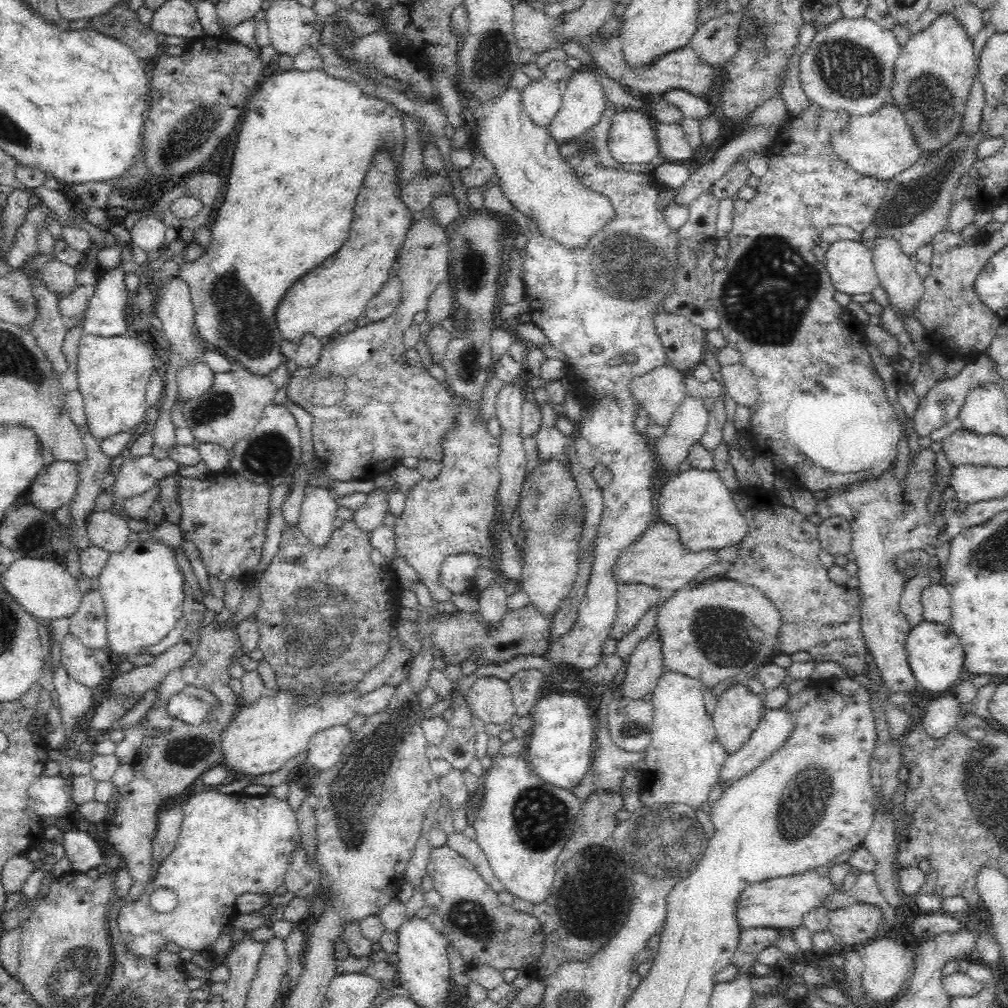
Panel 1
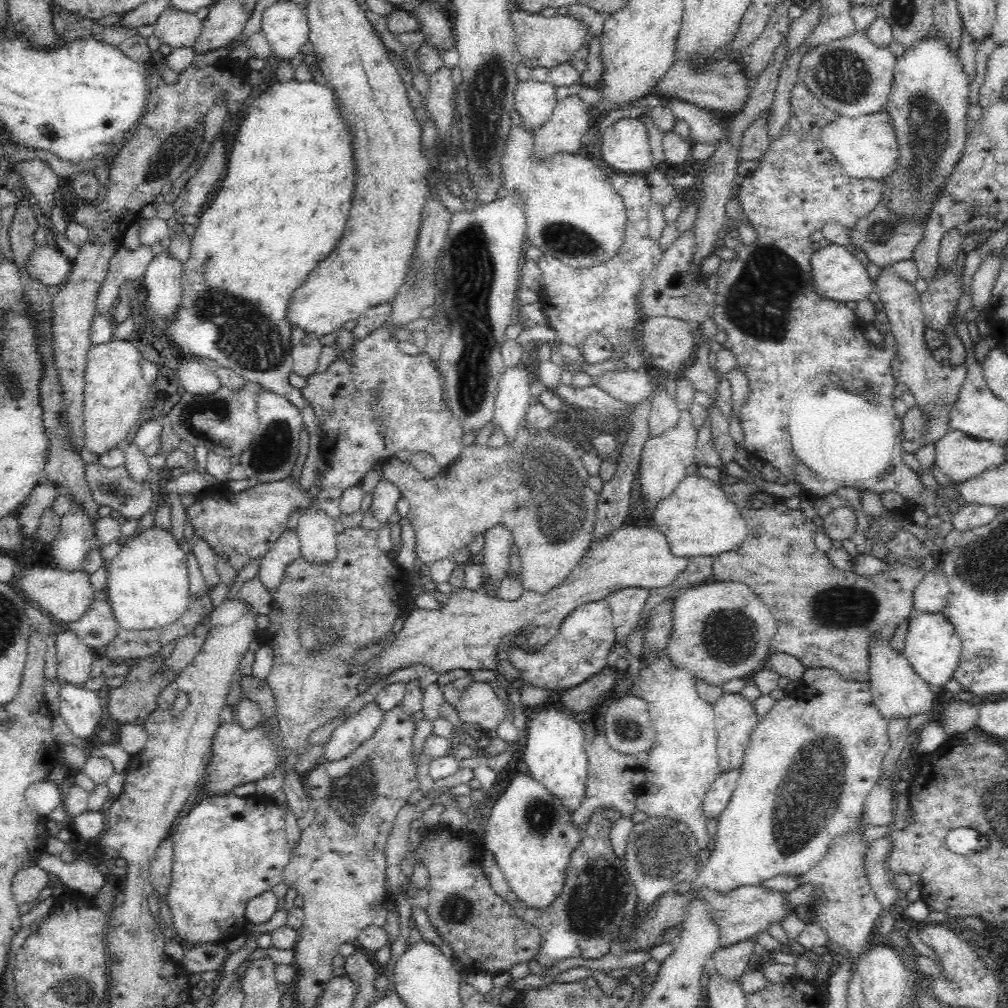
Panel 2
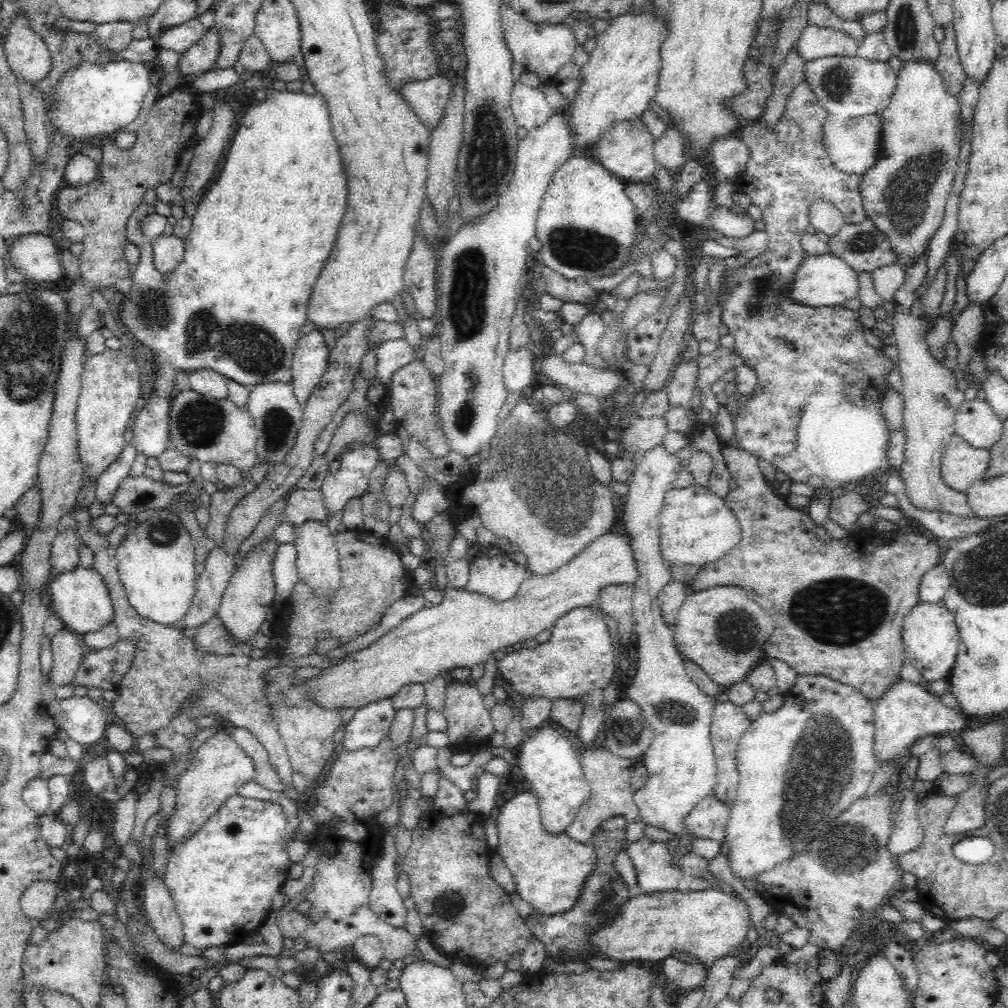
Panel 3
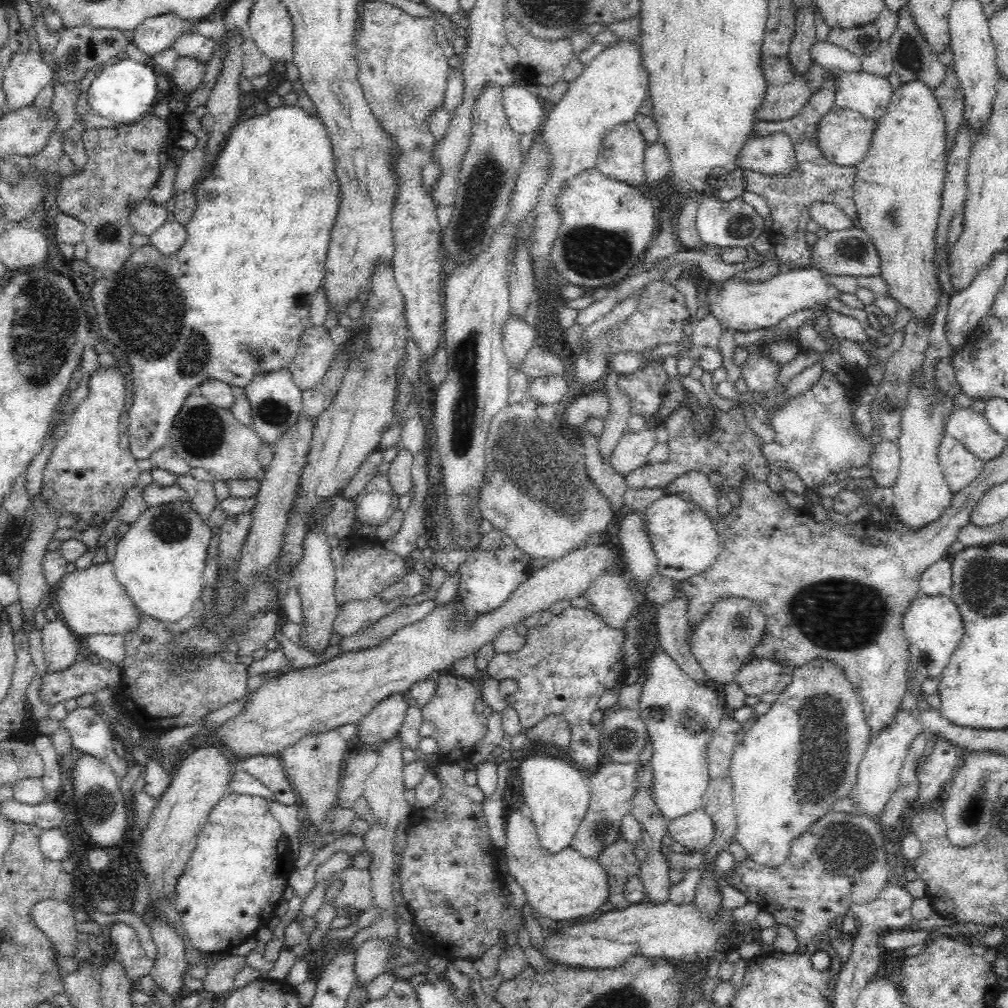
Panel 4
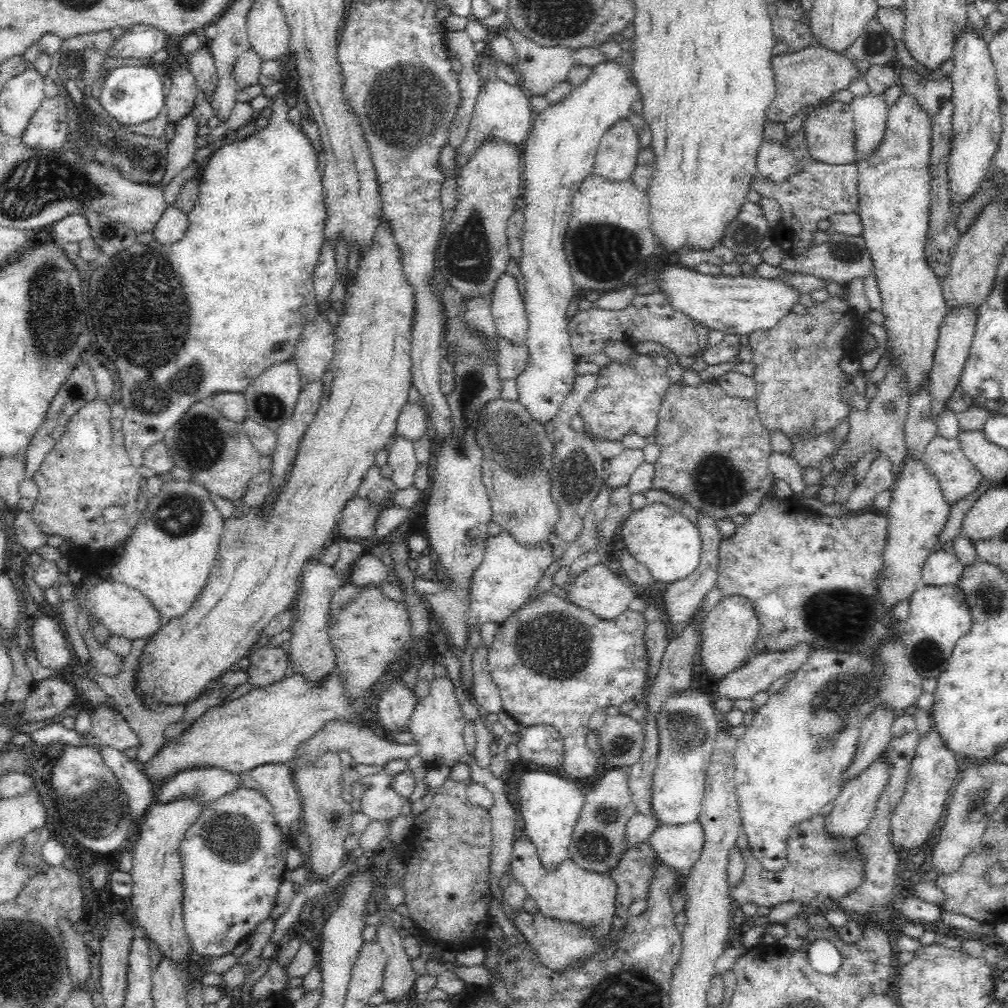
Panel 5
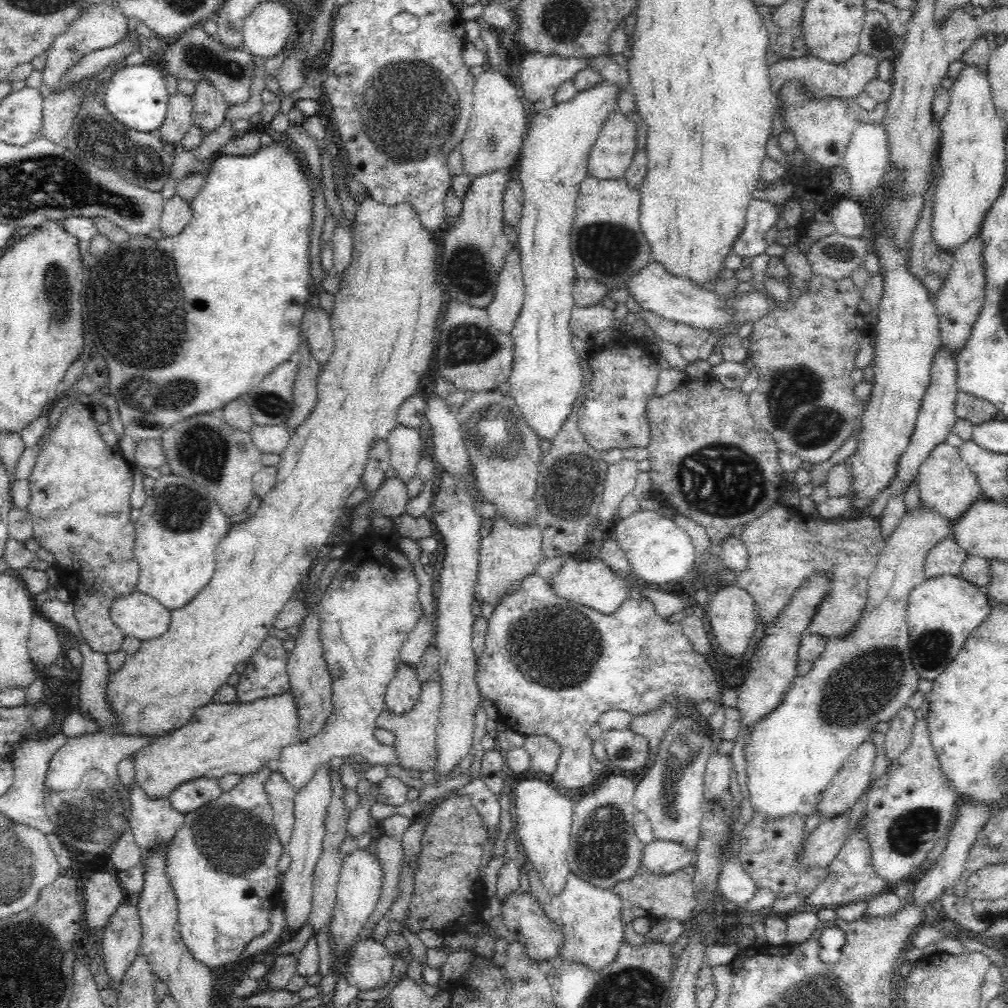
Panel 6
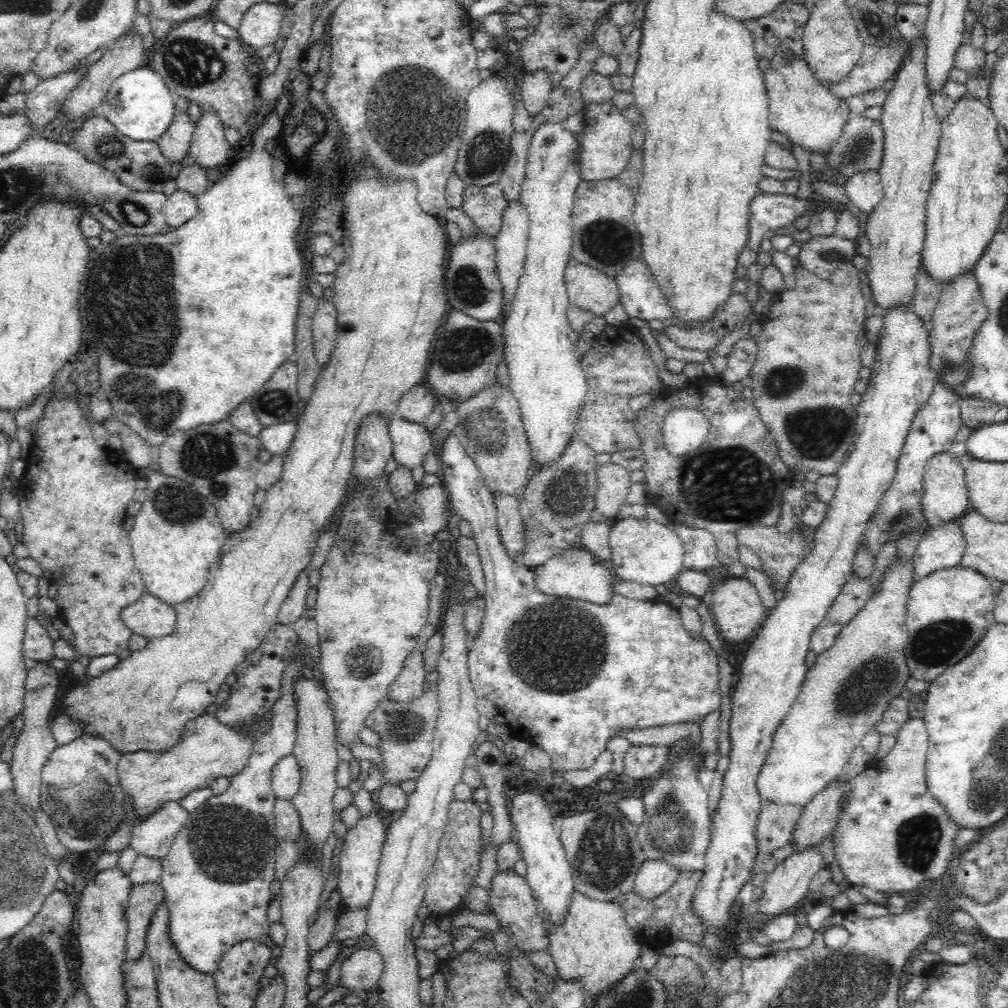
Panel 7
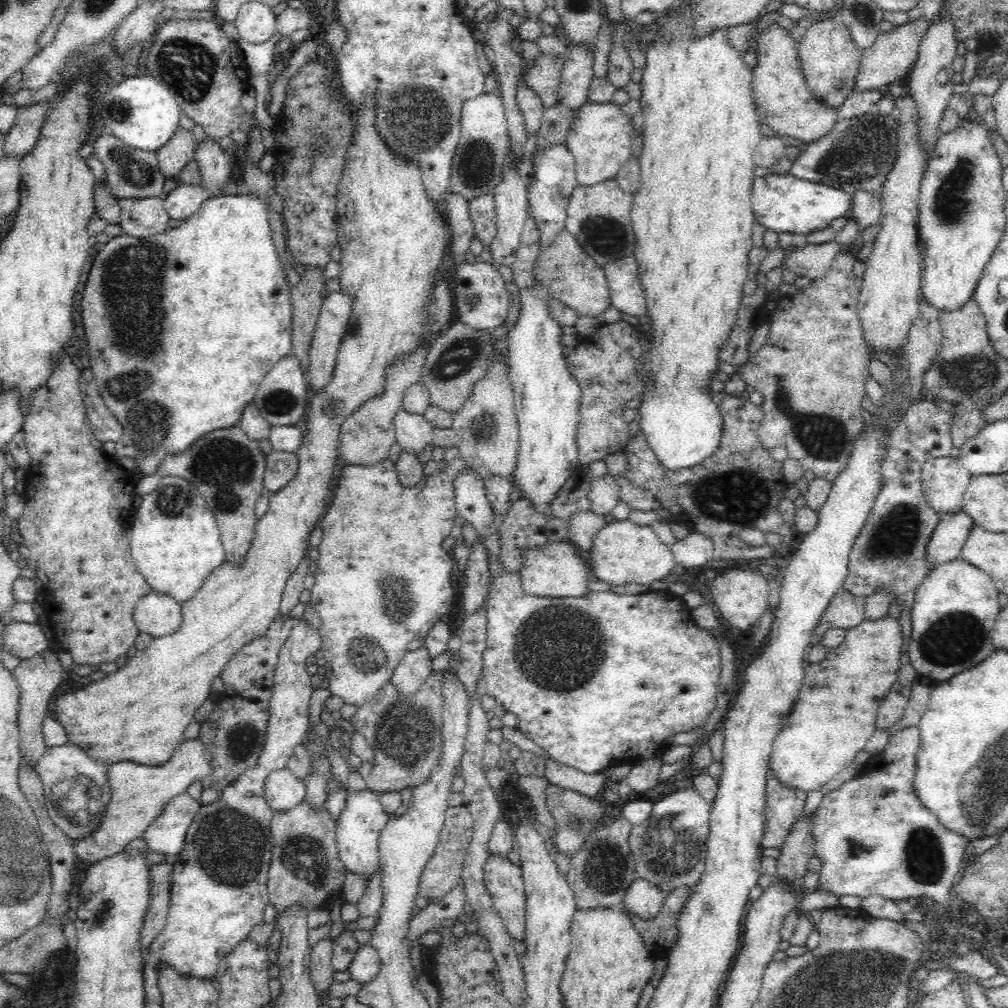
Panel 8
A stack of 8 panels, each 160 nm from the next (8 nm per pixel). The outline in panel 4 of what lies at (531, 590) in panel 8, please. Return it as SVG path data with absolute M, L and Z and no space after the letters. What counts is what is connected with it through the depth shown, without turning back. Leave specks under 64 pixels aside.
M604 573L587 588L585 599L612 629L624 631L629 618L636 615L634 591L622 574Z

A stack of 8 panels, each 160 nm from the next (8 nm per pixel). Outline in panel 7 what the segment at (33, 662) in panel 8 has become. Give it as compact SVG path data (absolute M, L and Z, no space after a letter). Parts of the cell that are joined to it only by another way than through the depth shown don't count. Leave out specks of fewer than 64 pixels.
M39 661L36 668L27 670L25 682L26 694L23 700L22 716L24 726L16 737L13 758L11 761L11 773L13 776L10 796L20 807L31 808L34 812L41 806L41 772L49 759L49 756L59 747L51 728L48 726L48 714L56 706L56 694L58 694L58 672L47 661Z

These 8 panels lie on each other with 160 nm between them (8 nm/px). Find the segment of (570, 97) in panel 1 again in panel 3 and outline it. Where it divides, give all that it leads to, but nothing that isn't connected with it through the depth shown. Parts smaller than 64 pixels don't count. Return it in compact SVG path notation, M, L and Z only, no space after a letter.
M565 111L553 113L544 124L529 130L517 146L517 160L508 190L500 195L498 204L482 218L463 220L460 228L438 244L440 262L440 293L437 294L437 333L441 338L441 354L445 370L438 382L438 419L446 433L449 447L464 456L472 456L486 448L494 439L501 421L501 408L507 400L503 365L510 352L508 338L518 302L517 288L525 282L525 262L531 252L528 240L534 238L535 222L542 196L558 166L576 155L573 132L565 119Z

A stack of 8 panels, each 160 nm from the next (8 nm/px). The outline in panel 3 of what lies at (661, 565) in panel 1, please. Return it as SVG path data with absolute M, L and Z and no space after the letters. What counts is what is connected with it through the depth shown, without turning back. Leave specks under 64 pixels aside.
M608 531L606 534L602 534L598 538L595 538L590 544L586 545L584 550L581 550L567 565L561 566L556 572L547 575L529 575L526 577L526 580L522 582L520 588L517 590L517 593L508 600L503 600L502 602L494 602L489 596L485 594L480 594L479 592L470 592L466 588L454 588L449 584L446 584L442 589L444 598L442 601L433 605L430 608L422 608L418 612L414 612L412 616L405 618L396 628L392 628L390 632L384 634L379 640L376 640L374 643L370 644L362 650L352 653L352 657L344 662L339 664L334 664L324 668L322 674L317 677L312 677L311 679L305 680L305 685L298 685L297 687L292 687L287 690L285 696L287 696L287 702L289 704L300 704L304 698L311 698L316 704L324 708L360 708L364 704L370 704L376 700L383 698L389 698L392 694L396 694L404 684L410 683L420 683L431 682L436 676L446 676L449 670L453 668L474 668L474 666L479 664L485 664L486 661L494 656L496 652L500 649L506 650L510 649L510 645L516 645L517 643L529 643L532 644L534 639L542 632L549 632L554 626L554 623L561 617L564 616L569 610L578 608L580 606L590 606L596 603L600 590L605 586L617 585L618 583L633 585L635 580L638 578L639 570L633 555L633 548L631 545L631 539L626 535L620 535L620 533Z

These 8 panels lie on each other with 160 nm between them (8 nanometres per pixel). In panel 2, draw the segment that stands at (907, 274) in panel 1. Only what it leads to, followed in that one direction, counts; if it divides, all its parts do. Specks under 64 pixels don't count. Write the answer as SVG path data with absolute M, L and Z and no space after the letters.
M893 264L882 267L875 288L879 300L883 302L884 311L888 316L888 325L885 330L892 333L897 342L897 357L900 364L900 379L910 389L916 399L916 405L921 406L928 415L926 424L925 442L937 443L951 429L949 427L950 409L955 405L960 390L964 385L967 369L965 364L957 368L944 368L941 362L934 360L931 350L924 343L924 313L921 305L921 293L916 290L914 283L904 280L893 271Z

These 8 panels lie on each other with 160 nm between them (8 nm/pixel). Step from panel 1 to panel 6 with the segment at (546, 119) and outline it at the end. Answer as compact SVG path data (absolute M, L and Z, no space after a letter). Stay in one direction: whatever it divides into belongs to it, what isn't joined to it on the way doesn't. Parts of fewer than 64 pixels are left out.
M485 67L475 78L471 117L461 140L463 172L471 177L516 165L531 117L530 106L518 96L519 90L508 77L490 68Z

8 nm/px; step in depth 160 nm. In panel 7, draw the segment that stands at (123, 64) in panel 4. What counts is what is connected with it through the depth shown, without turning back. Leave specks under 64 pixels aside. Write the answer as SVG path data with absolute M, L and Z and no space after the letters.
M138 67L125 72L112 83L97 112L134 140L157 141L172 122L176 112L175 96L152 67Z

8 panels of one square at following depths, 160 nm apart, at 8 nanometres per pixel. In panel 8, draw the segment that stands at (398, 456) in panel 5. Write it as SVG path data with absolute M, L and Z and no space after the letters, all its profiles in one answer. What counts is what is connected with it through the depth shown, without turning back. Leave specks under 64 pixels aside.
M401 408L394 418L393 428L395 429L395 438L404 451L418 455L426 446L432 444L435 428L420 414L410 414Z

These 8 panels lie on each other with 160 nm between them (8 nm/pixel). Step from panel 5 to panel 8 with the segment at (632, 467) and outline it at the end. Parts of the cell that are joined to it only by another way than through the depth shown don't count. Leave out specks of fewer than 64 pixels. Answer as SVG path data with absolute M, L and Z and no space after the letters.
M606 472L606 474L594 478L591 482L588 499L592 505L592 512L610 517L614 507L622 500L620 498L621 488L616 481L616 477Z

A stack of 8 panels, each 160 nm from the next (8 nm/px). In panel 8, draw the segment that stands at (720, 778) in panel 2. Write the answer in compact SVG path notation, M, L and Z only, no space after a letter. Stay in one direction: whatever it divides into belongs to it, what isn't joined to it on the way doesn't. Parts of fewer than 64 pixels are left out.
M638 878L626 890L623 906L630 913L648 920L660 913L664 898L664 891L660 891L658 886Z

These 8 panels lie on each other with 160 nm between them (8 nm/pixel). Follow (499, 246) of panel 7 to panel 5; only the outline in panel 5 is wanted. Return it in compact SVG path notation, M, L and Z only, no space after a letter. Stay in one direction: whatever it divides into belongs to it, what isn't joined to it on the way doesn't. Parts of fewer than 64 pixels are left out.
M510 273L500 275L492 292L491 313L497 334L514 345L524 345L528 332L527 312Z

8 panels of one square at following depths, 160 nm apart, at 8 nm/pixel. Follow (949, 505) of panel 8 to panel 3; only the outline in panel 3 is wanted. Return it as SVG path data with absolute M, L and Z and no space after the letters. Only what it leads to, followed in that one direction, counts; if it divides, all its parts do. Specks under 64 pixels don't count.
M954 434L940 460L940 477L949 488L966 493L974 482L983 478L990 459L989 448L974 448Z

